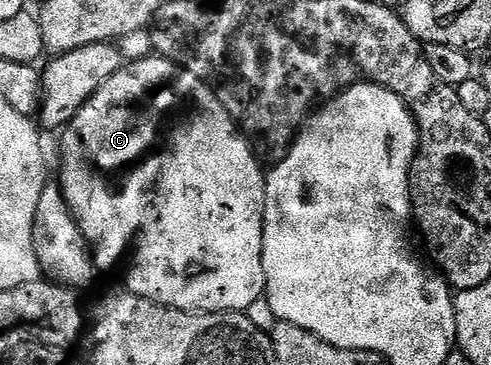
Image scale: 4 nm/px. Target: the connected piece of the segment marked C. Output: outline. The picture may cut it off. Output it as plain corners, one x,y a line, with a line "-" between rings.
151,54
144,60
127,63
119,72
112,74
104,86
84,102
80,114
61,133
62,139
62,193
68,202
70,212
76,218
87,244
92,246
94,267
99,273
110,272
126,256
126,251
134,244
134,261
126,272
124,287
140,298
148,298
157,304
163,304
185,312
246,312
257,299
264,296
266,275
264,274
264,206
266,205
266,172
258,165
259,157
249,140
242,135
234,119
224,110
218,100
215,89
207,86
197,76
192,75
163,60
157,54

